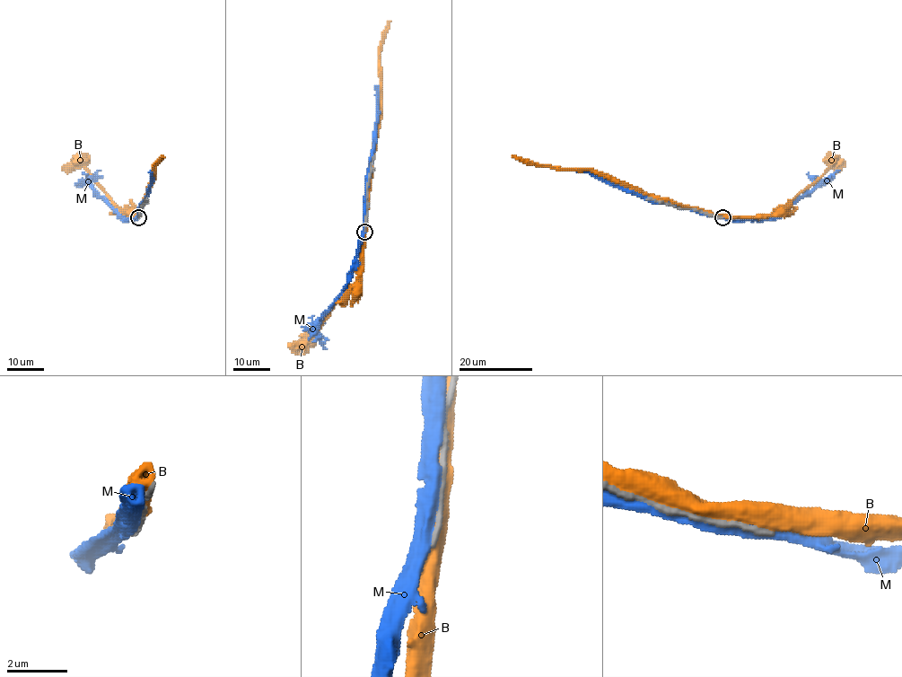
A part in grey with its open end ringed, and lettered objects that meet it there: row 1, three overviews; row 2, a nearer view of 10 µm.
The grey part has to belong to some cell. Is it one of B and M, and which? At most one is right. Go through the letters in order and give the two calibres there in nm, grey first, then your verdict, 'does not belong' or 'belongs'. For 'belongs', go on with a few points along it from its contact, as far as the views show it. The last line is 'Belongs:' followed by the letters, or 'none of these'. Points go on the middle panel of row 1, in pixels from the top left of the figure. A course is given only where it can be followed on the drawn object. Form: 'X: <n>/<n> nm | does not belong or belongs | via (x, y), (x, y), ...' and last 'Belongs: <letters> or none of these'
B: 180/550 nm | does not belong
M: 180/440 nm | does not belong
Belongs: none of these

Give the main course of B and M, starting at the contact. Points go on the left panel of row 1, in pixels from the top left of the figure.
B: (139, 215), (146, 189), (153, 180), (153, 167), (163, 155)
M: (139, 216), (124, 219), (95, 190), (91, 178), (100, 170)

